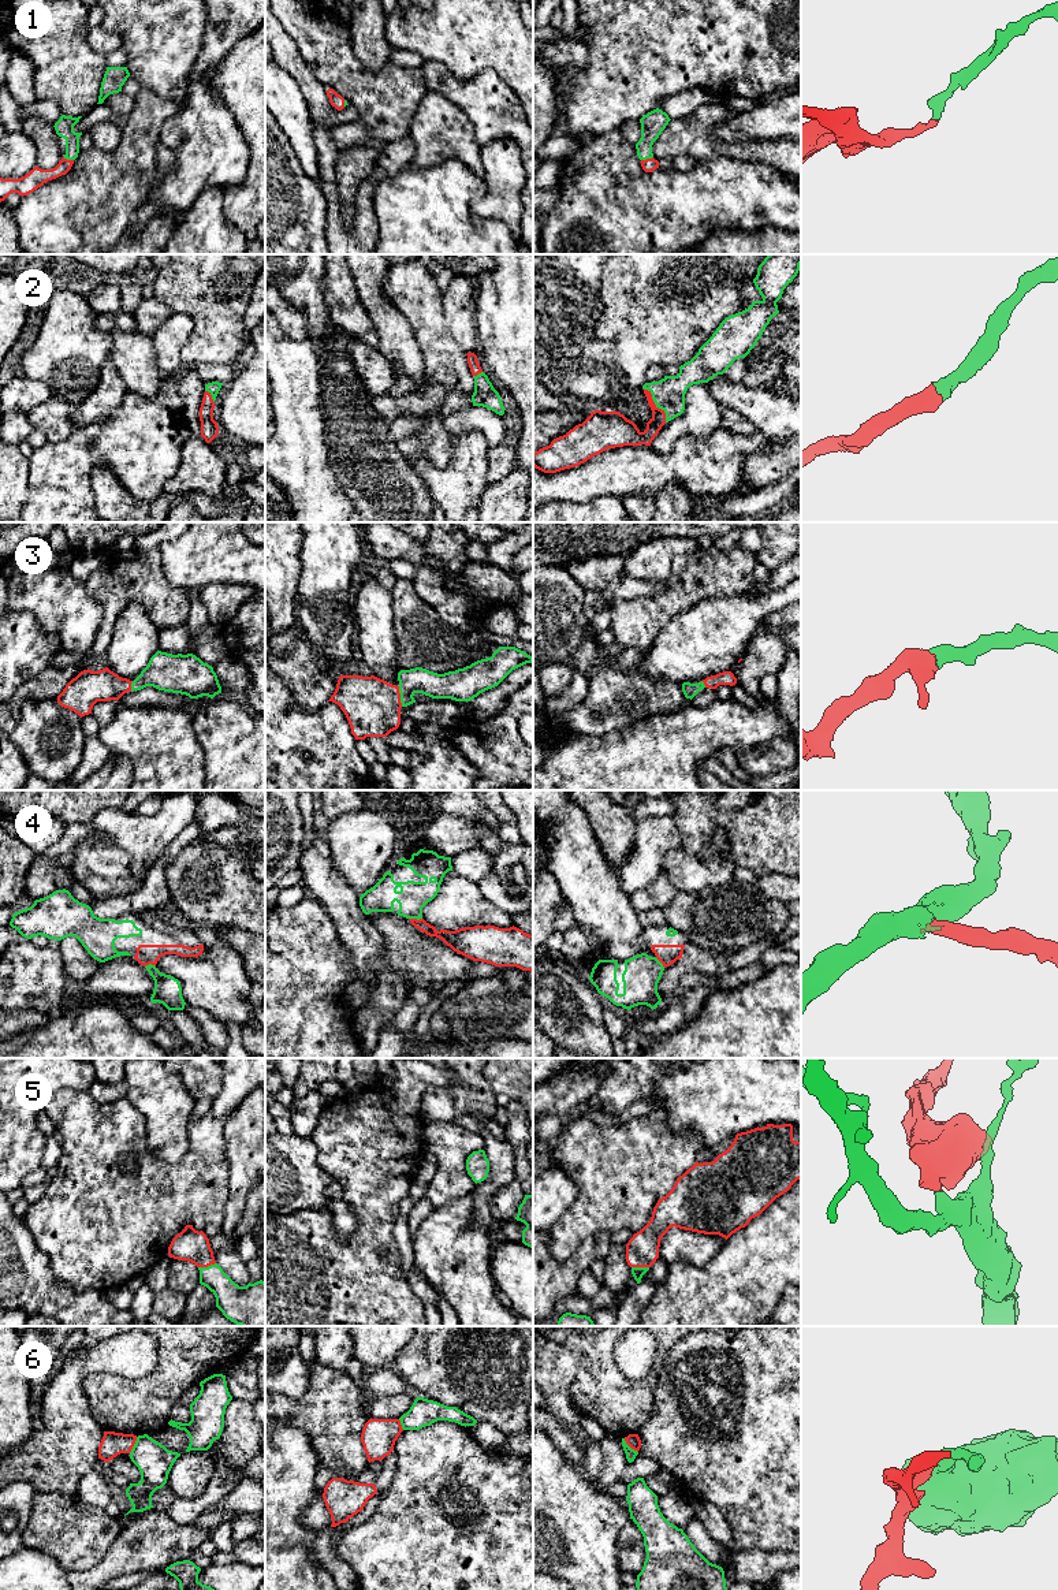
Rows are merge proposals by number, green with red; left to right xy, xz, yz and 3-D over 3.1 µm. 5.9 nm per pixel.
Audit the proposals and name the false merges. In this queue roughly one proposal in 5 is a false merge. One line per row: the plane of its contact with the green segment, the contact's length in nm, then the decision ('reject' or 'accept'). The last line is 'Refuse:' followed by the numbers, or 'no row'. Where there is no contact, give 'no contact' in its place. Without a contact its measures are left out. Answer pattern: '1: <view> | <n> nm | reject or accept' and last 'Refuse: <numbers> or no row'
1: yz | 80 nm | accept
2: yz | 240 nm | accept
3: xz | 120 nm | accept
4: xz | 80 nm | accept
5: xy | 110 nm | accept
6: yz | 120 nm | reject
Refuse: 6

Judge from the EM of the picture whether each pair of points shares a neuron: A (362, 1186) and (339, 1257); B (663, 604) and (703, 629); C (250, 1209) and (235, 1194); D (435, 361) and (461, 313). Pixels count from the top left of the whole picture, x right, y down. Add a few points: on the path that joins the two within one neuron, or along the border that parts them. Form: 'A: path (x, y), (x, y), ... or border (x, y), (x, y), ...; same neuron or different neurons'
A: path (365, 1203), (365, 1233), (357, 1242); same neuron
B: border (707, 598), (674, 615), (656, 636); different neurons
C: border (250, 1191), (242, 1218), (231, 1232); different neurons
D: border (442, 301), (443, 324), (453, 341), (466, 353); different neurons

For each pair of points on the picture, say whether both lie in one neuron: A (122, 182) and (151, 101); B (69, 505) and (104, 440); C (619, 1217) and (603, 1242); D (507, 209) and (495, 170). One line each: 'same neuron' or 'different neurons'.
A: same neuron
B: same neuron
C: different neurons
D: same neuron

